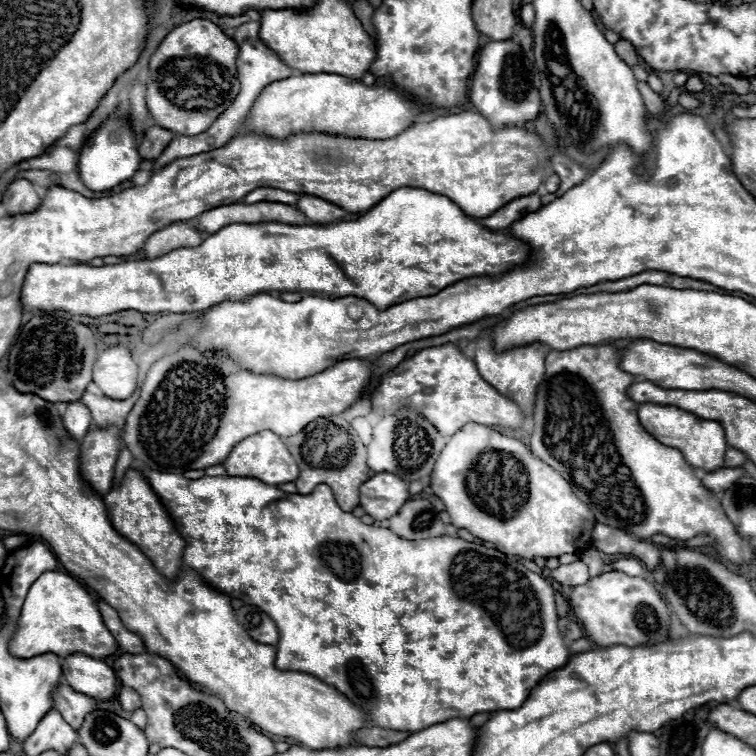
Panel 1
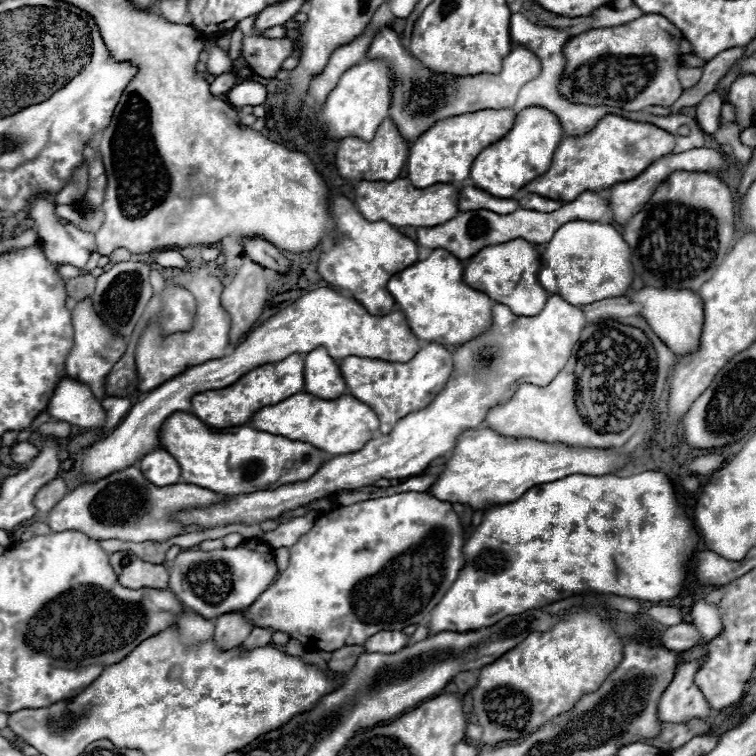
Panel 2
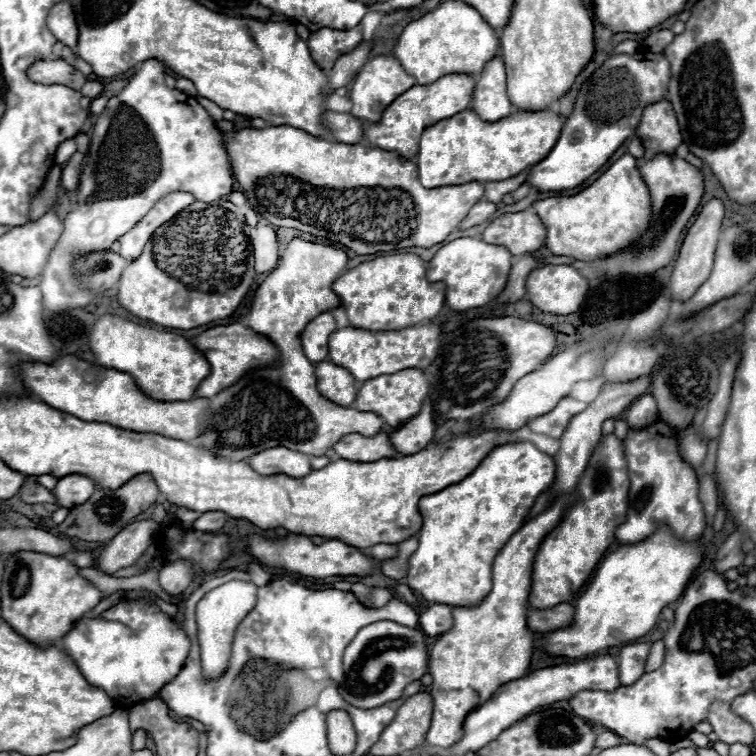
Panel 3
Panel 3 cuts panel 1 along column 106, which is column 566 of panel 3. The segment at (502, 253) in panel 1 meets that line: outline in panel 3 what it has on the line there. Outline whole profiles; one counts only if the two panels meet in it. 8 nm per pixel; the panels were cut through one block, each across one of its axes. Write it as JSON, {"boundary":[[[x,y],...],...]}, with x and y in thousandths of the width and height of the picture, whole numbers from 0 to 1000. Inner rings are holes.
{"boundary":[[[746,349],[709,354],[696,370],[696,397],[722,415],[757,415],[767,407],[778,386],[778,370]]]}

